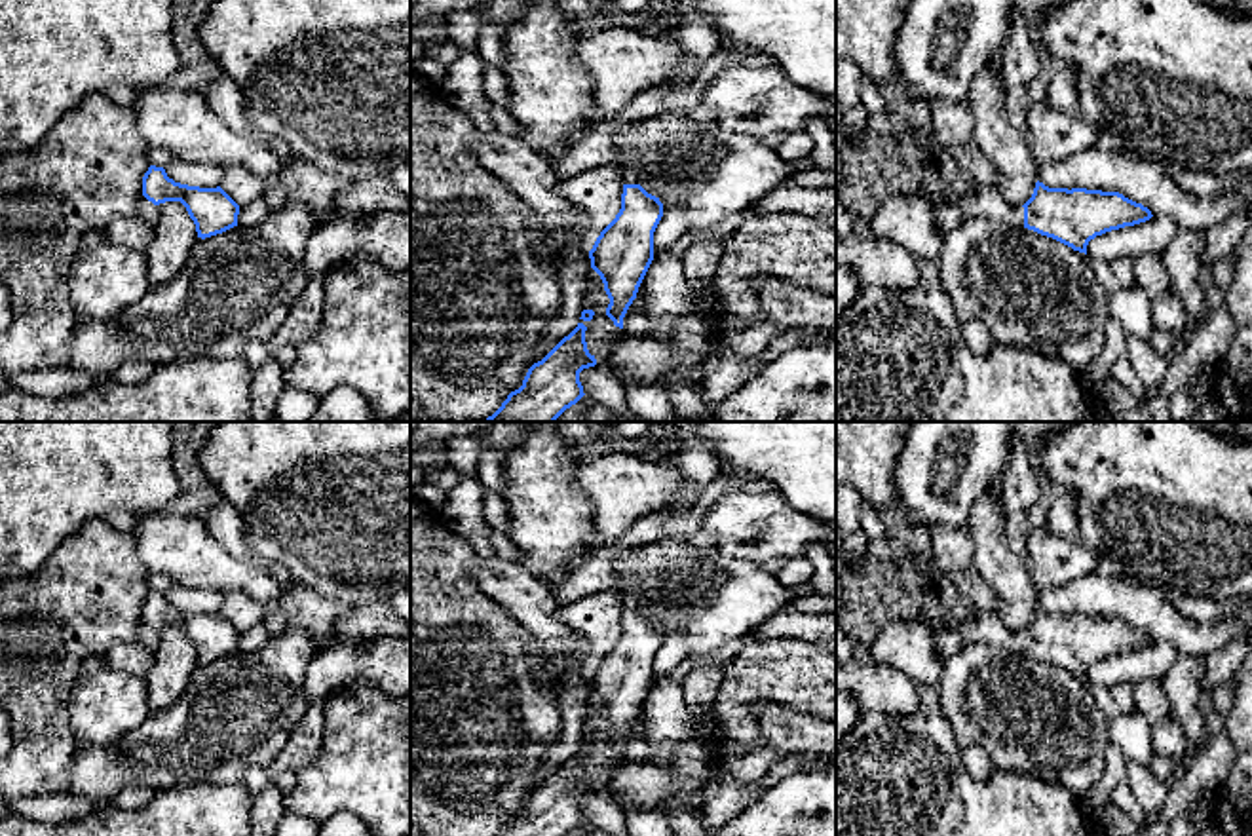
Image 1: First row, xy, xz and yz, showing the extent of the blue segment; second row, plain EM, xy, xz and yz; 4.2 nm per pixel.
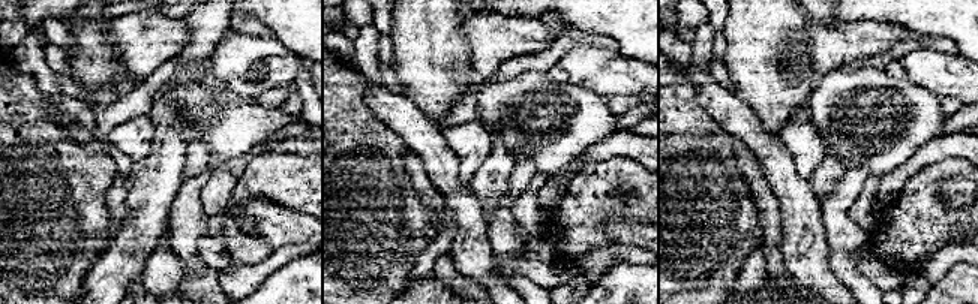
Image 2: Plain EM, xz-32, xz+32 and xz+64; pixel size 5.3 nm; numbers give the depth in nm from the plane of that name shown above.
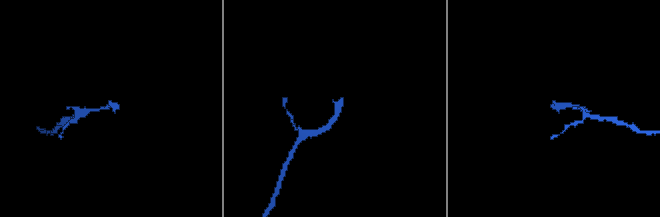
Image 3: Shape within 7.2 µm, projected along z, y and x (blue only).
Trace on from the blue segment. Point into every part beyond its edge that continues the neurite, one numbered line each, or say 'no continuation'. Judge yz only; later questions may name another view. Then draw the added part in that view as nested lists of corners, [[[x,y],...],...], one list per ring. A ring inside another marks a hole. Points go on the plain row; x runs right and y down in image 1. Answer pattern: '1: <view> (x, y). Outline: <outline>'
1: yz (986, 627). Outline: [[[978,612],[973,619],[956,627],[944,627],[940,621],[921,619],[935,633],[952,629],[965,644],[982,642],[1011,652],[1024,652],[1024,633],[1011,633],[996,612]]]

